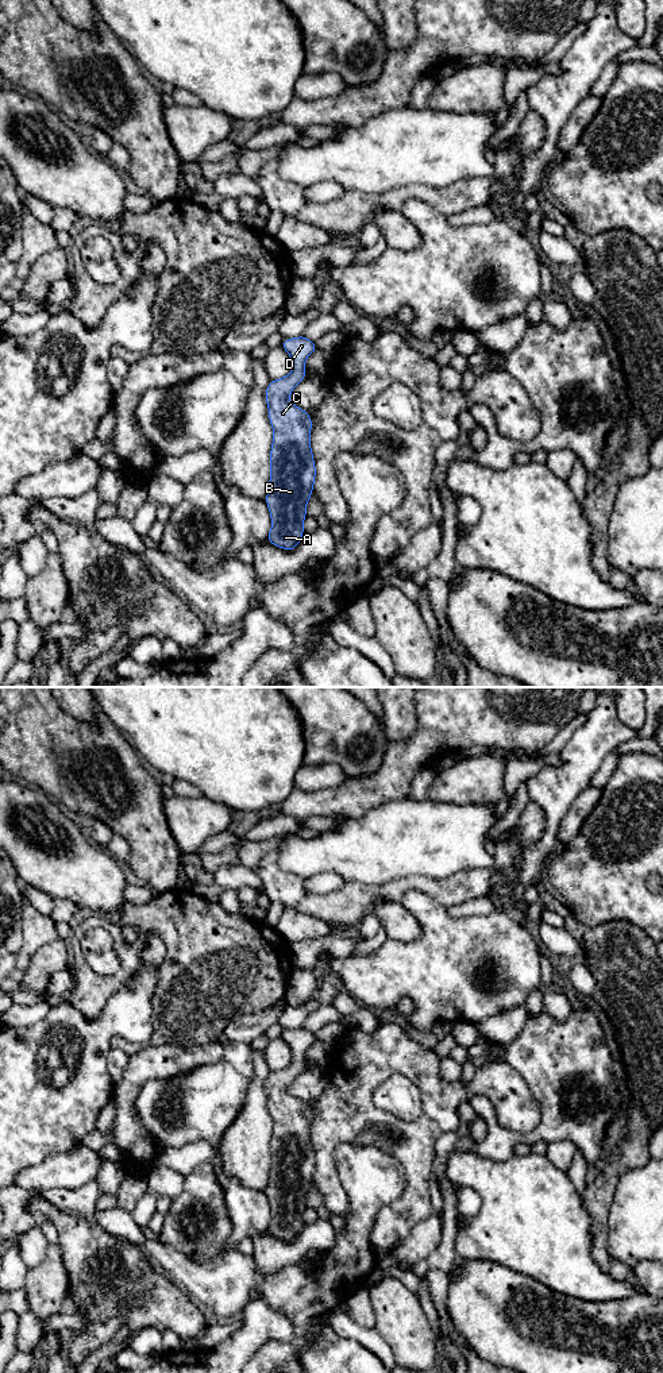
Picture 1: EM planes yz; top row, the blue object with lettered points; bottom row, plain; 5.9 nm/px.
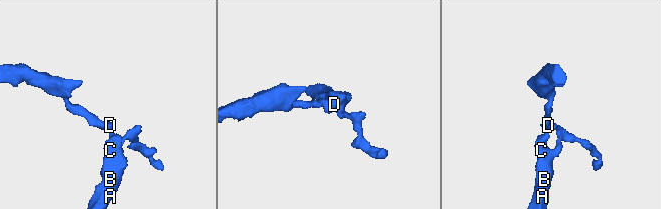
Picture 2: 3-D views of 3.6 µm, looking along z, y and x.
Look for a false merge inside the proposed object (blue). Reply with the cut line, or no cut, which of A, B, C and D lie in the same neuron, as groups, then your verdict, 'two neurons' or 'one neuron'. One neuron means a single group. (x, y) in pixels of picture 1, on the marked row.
no cut; A B C D; one neuron

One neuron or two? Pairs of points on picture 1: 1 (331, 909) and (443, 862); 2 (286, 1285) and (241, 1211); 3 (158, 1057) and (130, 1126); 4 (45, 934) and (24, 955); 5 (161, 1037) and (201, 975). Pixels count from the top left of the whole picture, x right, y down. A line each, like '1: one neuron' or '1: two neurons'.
1: two neurons
2: two neurons
3: one neuron
4: one neuron
5: one neuron

